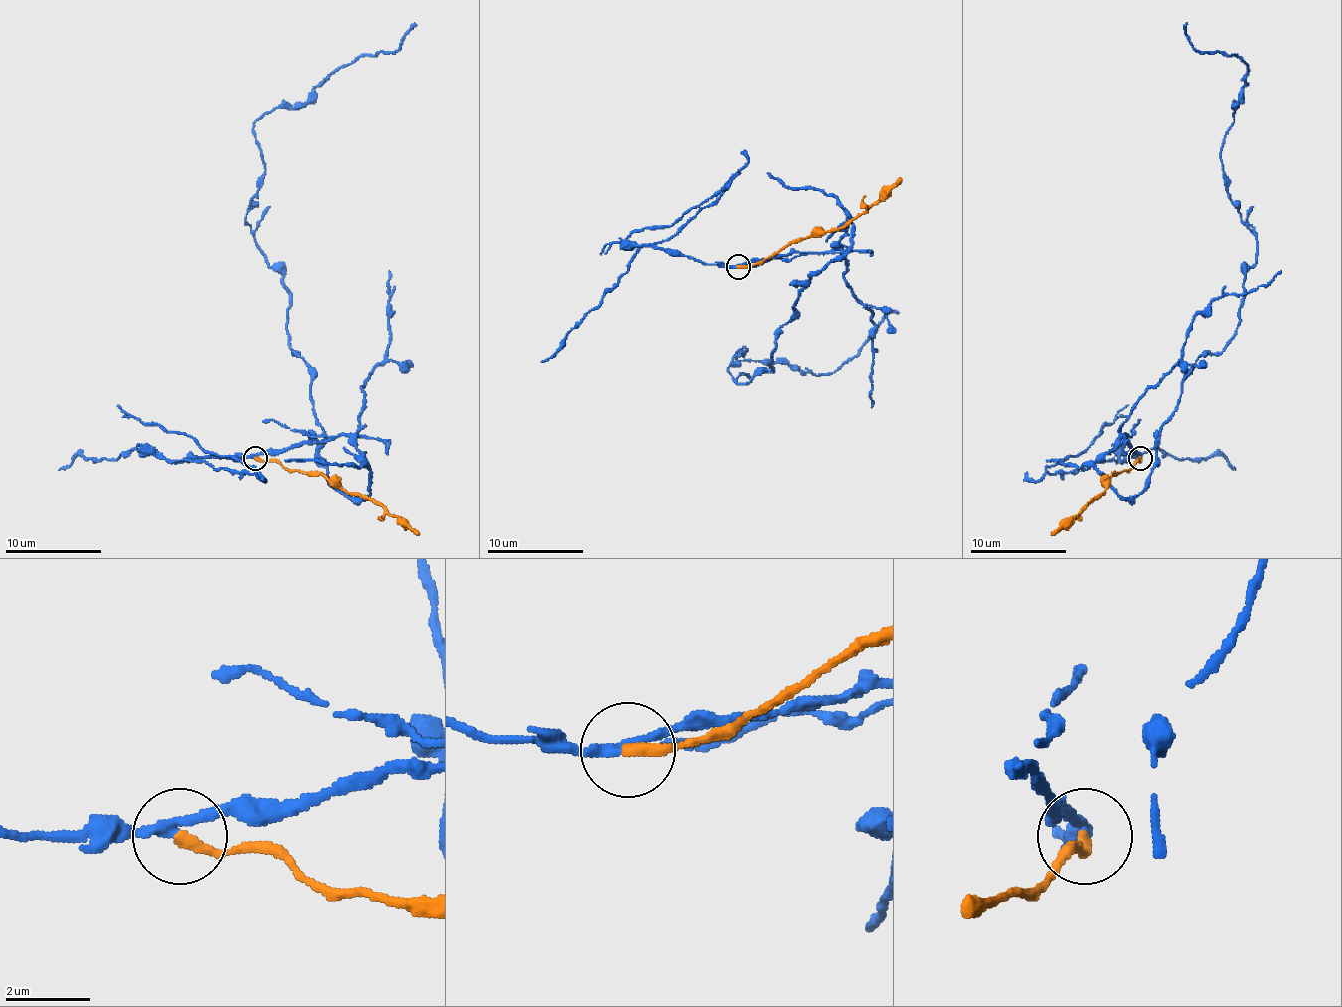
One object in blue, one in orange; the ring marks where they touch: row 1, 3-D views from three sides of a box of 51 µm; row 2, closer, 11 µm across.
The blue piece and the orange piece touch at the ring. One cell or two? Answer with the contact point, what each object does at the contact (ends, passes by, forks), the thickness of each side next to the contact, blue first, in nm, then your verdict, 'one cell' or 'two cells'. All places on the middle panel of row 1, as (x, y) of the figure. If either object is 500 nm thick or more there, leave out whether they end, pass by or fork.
place (738, 266); blue passes by; orange ends; calibres 200 and 280 nm; two cells

